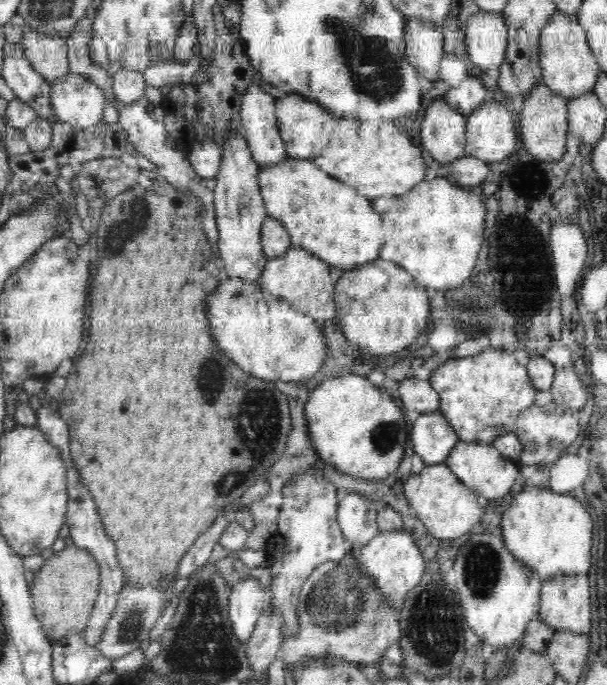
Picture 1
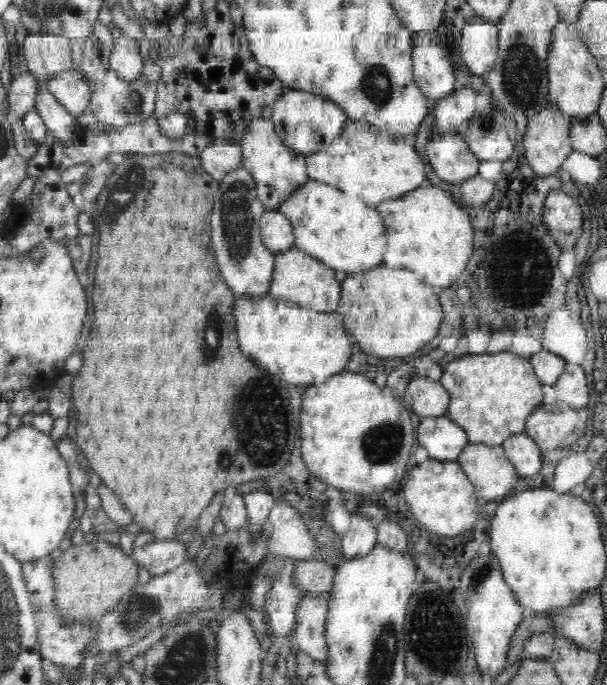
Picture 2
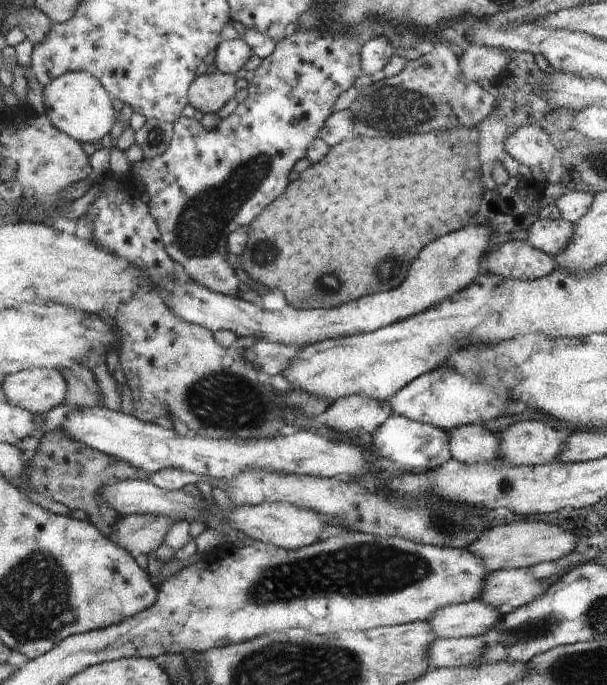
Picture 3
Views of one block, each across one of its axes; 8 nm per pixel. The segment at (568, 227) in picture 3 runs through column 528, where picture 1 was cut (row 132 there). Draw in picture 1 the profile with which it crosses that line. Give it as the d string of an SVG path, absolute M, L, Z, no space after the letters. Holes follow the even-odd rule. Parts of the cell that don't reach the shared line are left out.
M242 128L237 130L237 134L229 134L221 147L223 158L216 177L213 200L219 232L218 256L224 261L228 278L255 282L269 261L261 245L261 228L268 213L259 186L259 166L251 158Z

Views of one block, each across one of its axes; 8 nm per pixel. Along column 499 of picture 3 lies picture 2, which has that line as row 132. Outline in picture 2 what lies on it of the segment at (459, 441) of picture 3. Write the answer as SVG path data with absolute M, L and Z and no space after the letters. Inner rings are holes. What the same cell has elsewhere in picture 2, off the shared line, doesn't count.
M466 87L454 90L446 99L439 99L433 103L434 130L440 134L461 132L474 116L476 95L474 90Z

